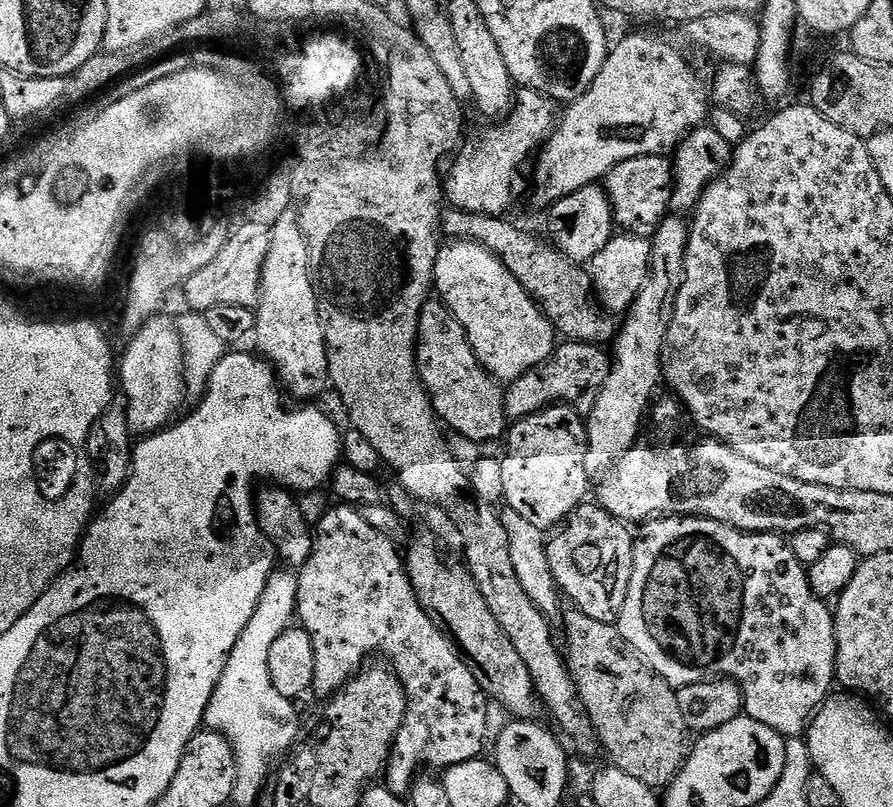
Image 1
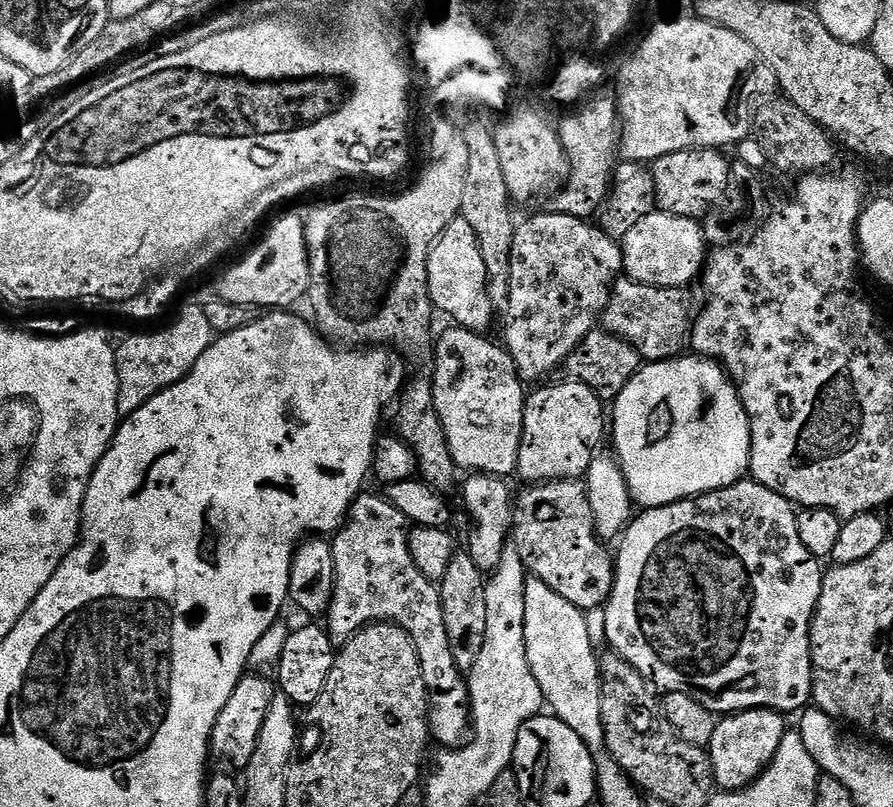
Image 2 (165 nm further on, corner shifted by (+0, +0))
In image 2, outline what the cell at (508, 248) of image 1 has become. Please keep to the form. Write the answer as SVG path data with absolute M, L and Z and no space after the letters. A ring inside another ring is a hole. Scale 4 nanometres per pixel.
M618 278L612 284L612 293L608 295L608 304L604 307L602 317L603 331L613 332L618 338L630 342L634 350L638 350L641 361L655 362L657 360L671 360L681 351L680 343L687 341L694 319L694 307L688 301L689 293L682 288L659 288L646 286L637 280Z

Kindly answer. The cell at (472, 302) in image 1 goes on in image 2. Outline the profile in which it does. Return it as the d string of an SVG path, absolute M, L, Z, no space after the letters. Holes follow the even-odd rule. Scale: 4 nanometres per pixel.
M461 218L450 222L446 230L432 245L428 255L428 293L433 309L453 316L461 328L471 328L481 334L487 333L492 324L494 311L487 296L487 270L479 250L479 240L473 227Z

